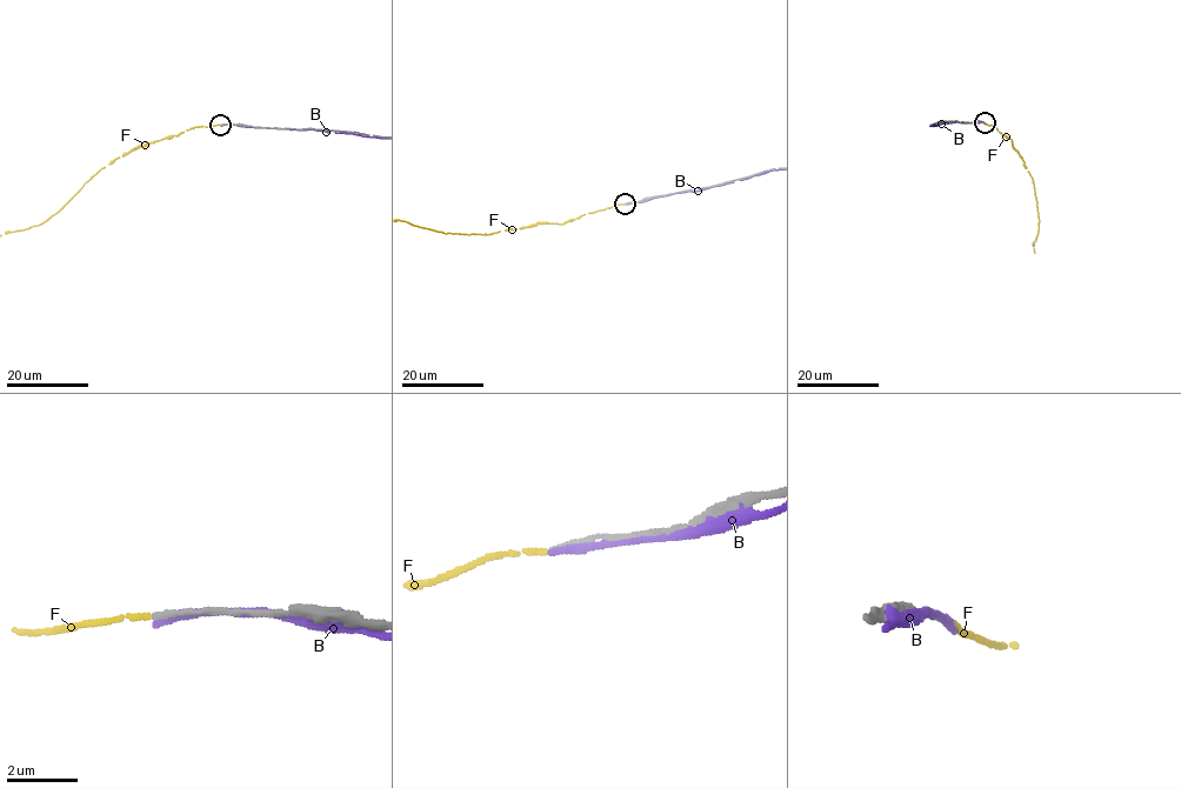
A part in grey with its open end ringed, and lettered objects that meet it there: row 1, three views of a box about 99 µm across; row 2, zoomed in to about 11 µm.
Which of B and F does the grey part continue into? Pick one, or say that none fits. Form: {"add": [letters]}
{"add": ["F"]}

